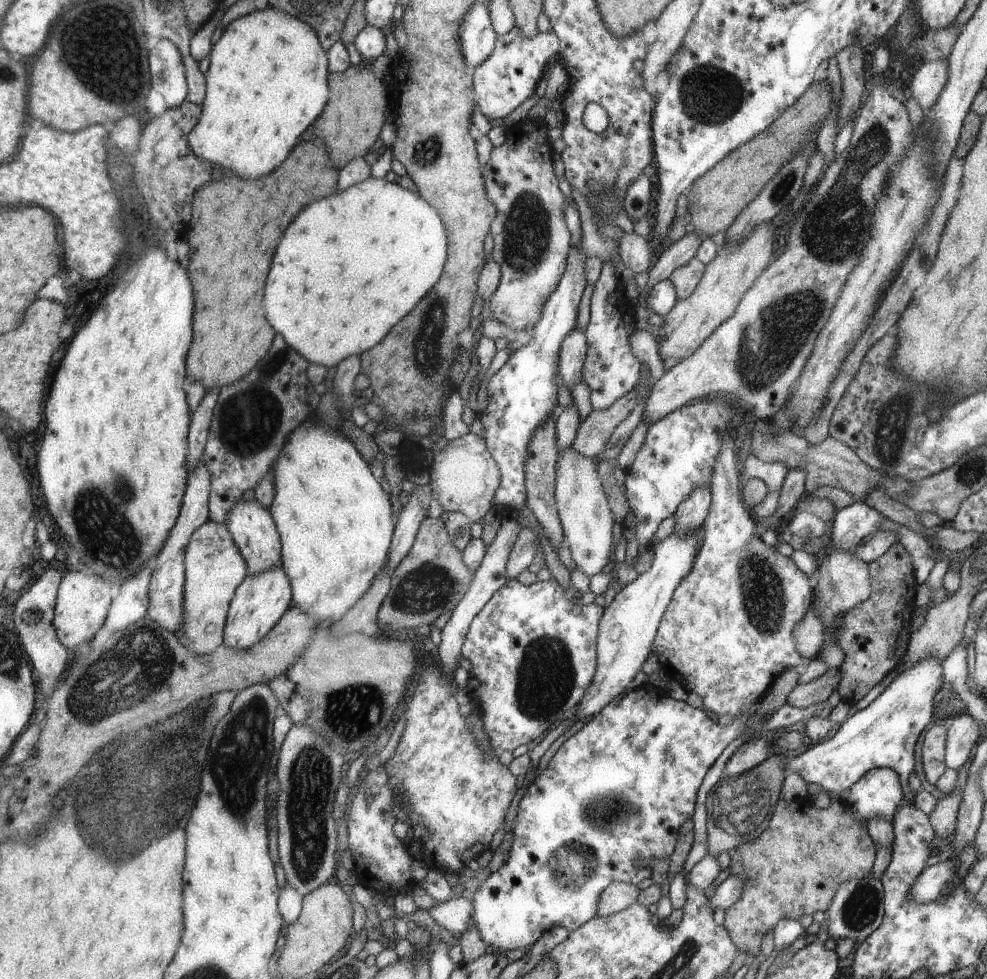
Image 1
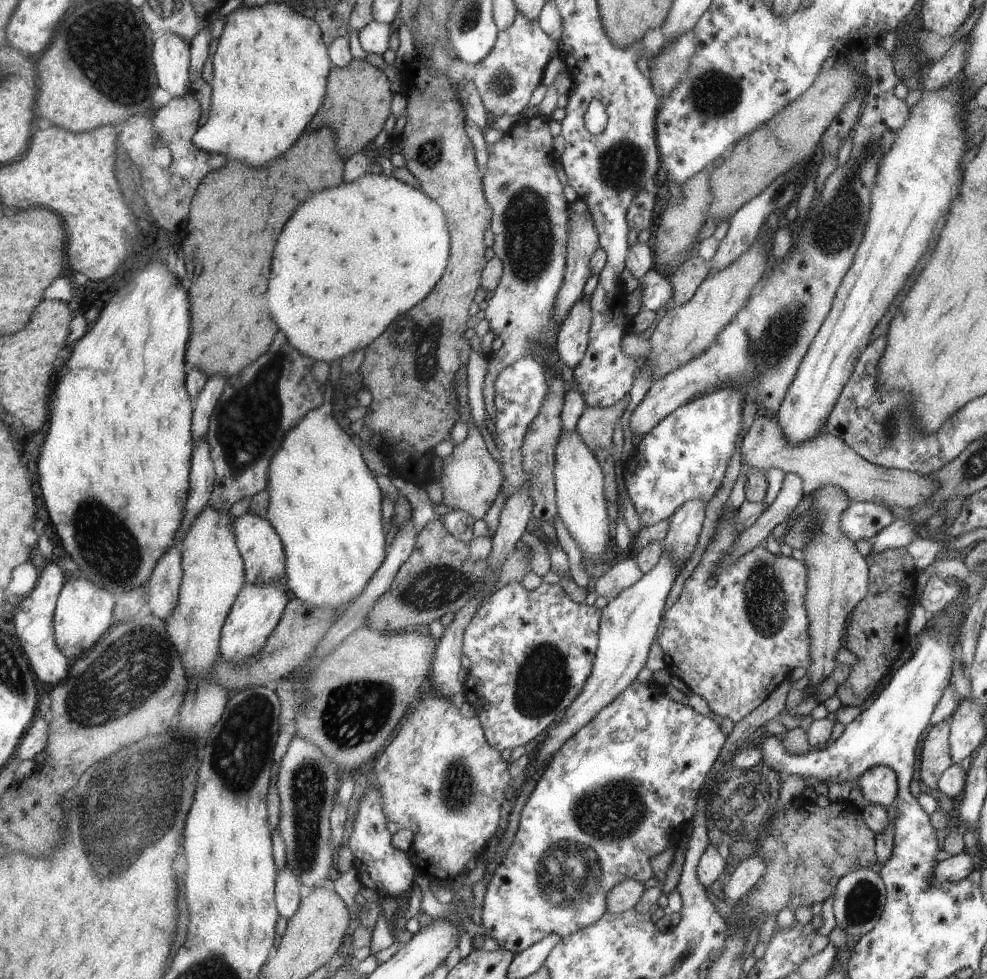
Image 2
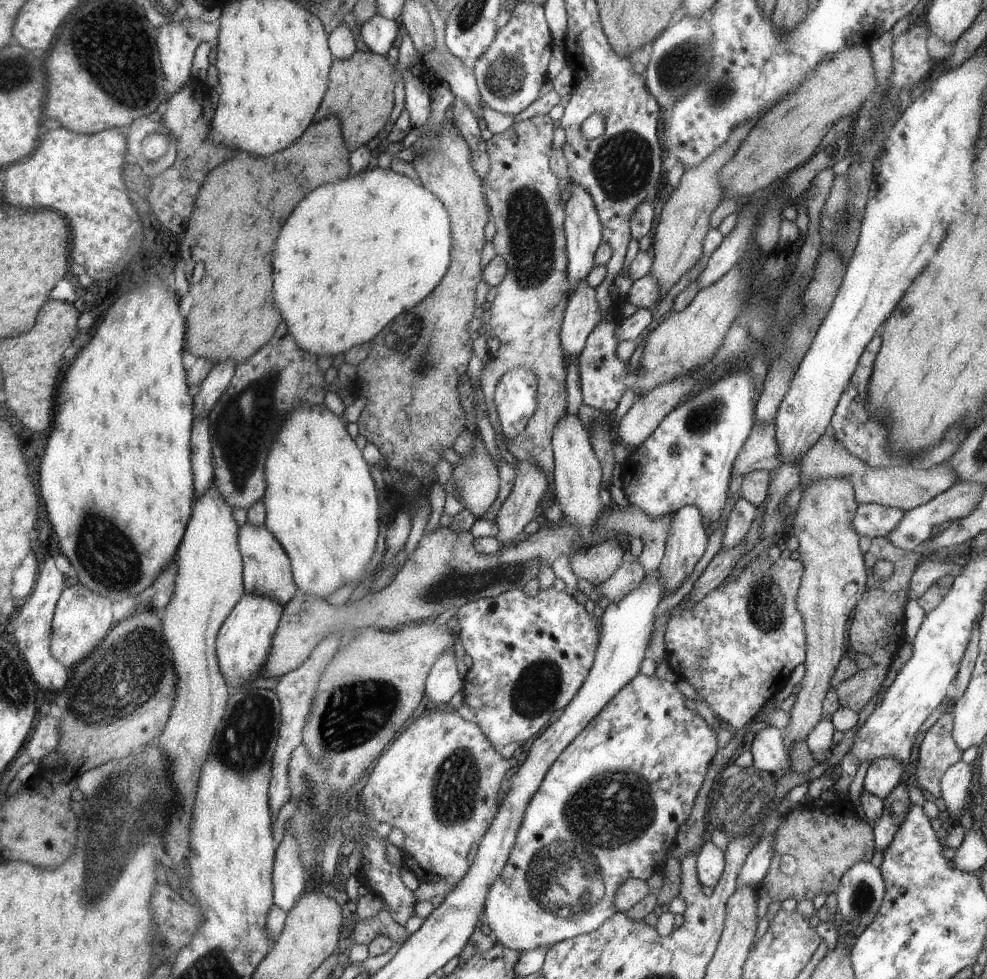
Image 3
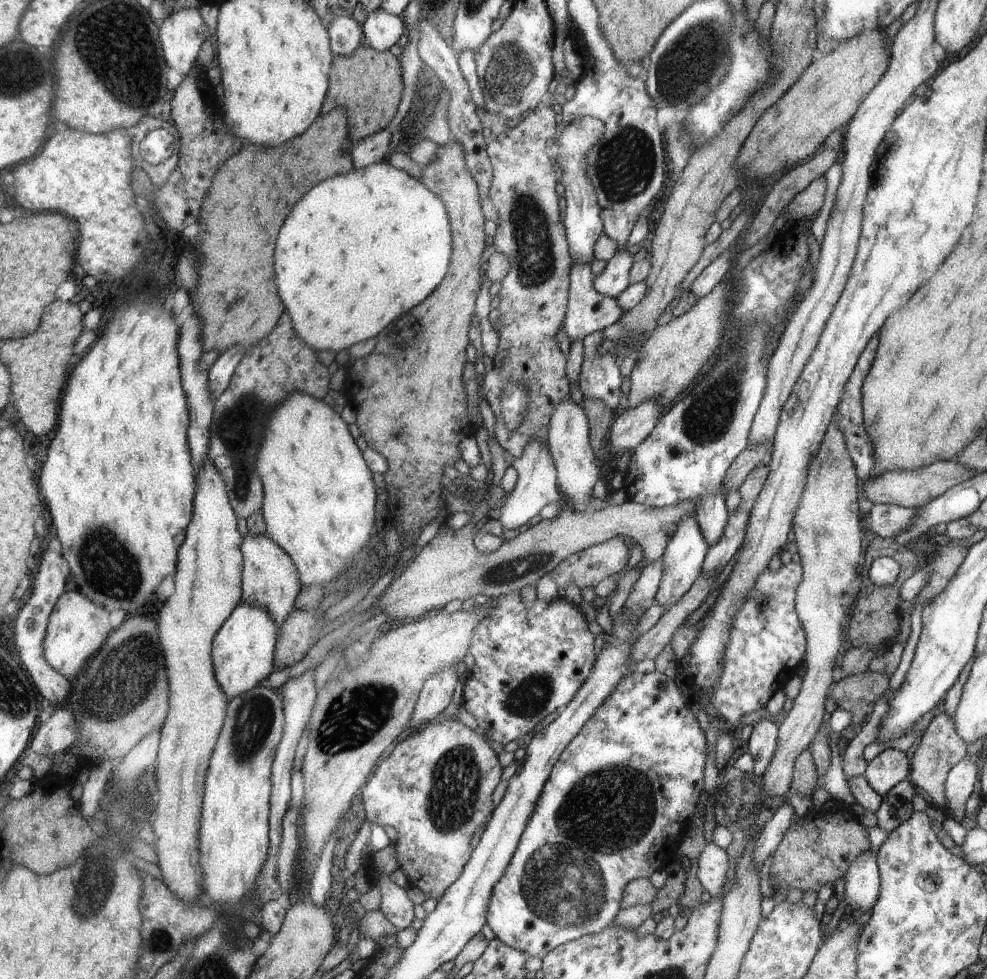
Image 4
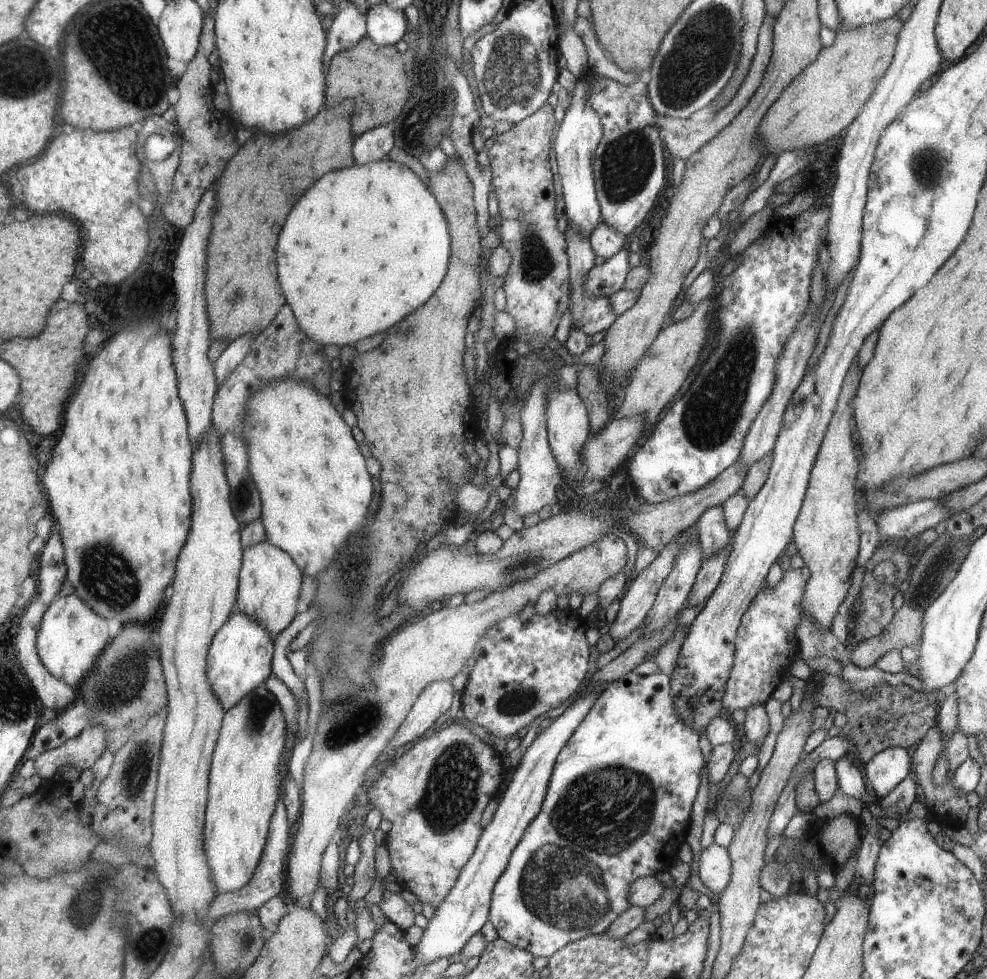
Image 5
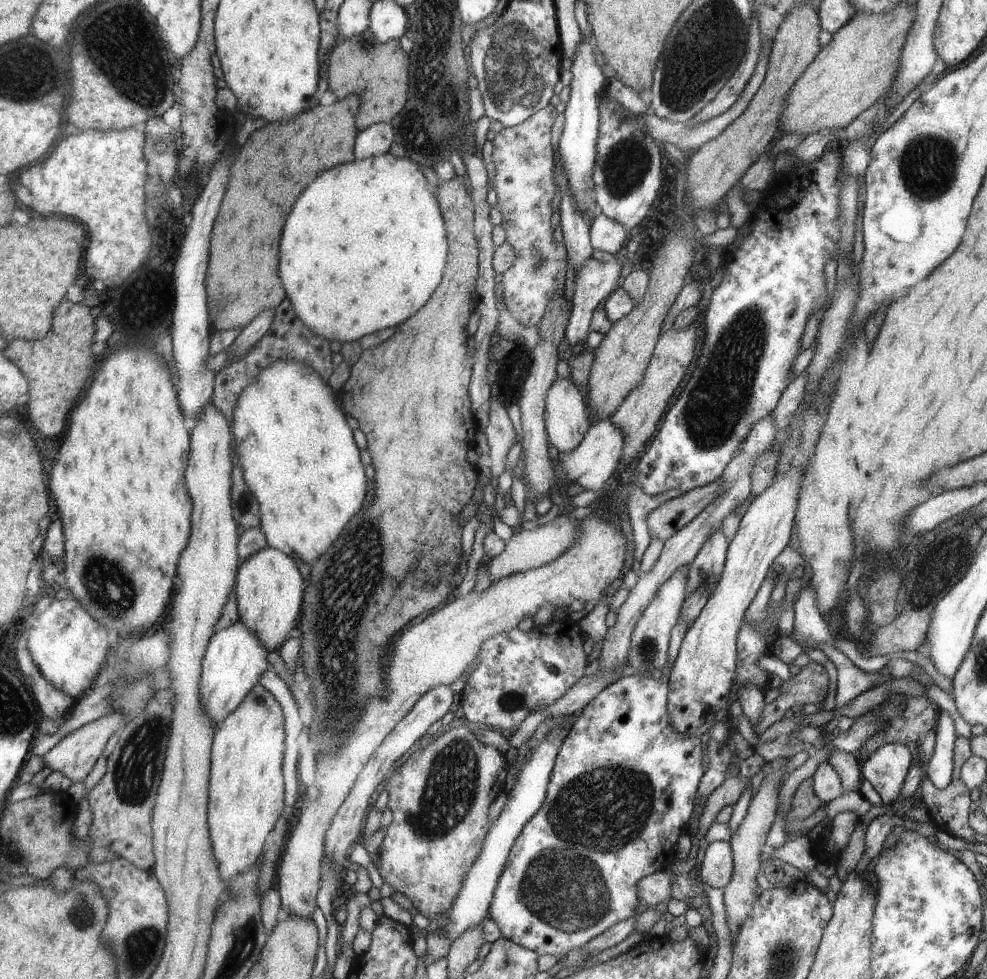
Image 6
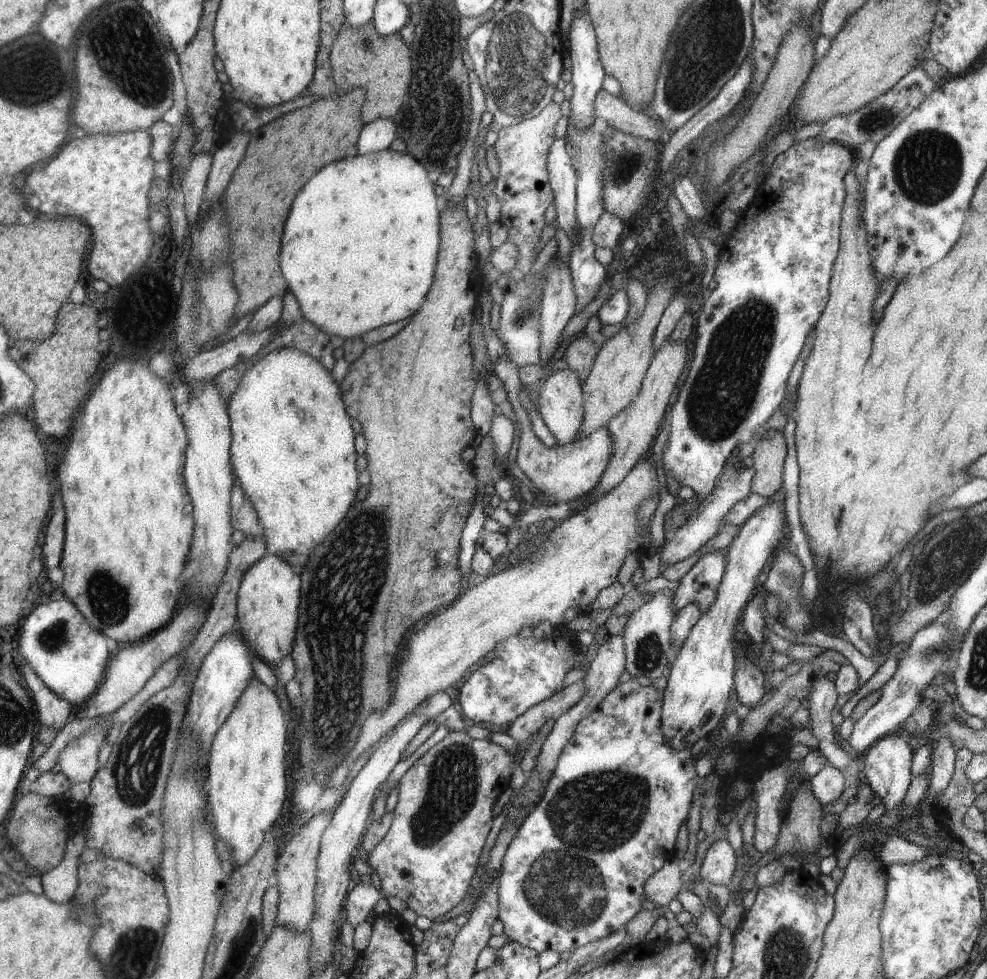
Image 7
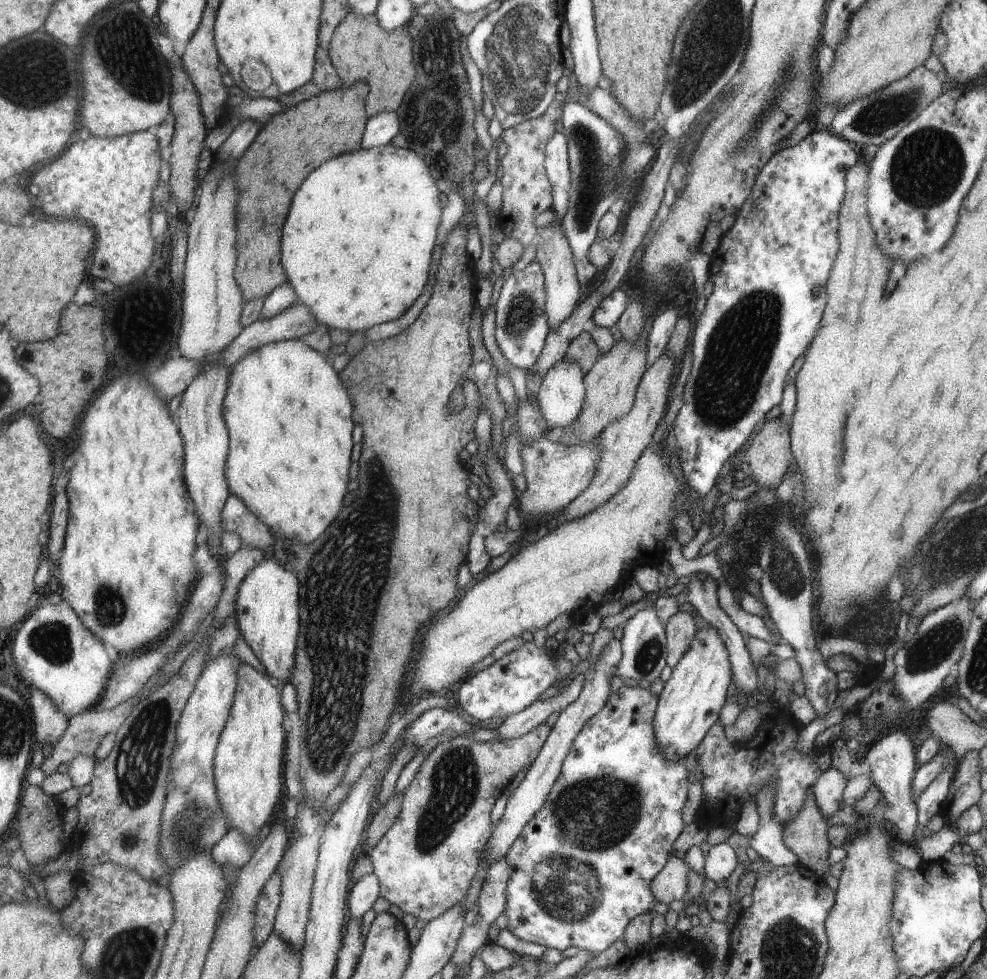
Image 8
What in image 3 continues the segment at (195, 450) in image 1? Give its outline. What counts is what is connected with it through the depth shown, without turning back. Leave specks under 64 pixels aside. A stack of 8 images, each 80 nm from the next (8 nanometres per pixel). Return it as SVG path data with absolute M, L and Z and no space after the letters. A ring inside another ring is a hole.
M227 359L216 364L209 376L202 382L201 390L194 401L195 417L209 415L219 399L229 390L236 371L236 360Z

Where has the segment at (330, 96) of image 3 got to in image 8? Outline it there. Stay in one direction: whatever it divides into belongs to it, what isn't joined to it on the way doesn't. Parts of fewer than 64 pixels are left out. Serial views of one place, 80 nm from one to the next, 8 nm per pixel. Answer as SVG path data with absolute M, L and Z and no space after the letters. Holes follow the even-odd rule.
M348 11L342 22L334 28L329 46L330 60L338 71L342 86L350 87L355 81L370 84L366 104L368 115L395 111L409 84L414 82L416 68L411 64L411 38L405 27L406 24L386 31L379 26L378 18L374 14L361 16Z

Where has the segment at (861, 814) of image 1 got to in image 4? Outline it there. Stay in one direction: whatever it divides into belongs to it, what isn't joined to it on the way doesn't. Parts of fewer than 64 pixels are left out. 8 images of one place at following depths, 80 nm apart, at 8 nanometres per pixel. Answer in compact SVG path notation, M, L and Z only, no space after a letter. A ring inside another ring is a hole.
M895 748L884 749L866 764L862 776L869 786L883 796L909 772L909 760L903 751Z

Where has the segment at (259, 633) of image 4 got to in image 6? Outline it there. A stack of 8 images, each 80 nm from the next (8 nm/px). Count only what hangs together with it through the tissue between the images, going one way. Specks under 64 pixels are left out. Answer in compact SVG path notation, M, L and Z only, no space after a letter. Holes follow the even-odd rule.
M241 621L213 636L203 659L201 684L202 704L214 721L221 724L250 694L263 669L269 666L267 655L256 634Z

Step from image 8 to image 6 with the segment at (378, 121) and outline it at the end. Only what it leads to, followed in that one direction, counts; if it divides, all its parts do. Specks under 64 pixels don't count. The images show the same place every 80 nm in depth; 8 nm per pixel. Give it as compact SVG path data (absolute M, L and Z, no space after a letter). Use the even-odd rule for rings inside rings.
M390 122L372 124L358 131L354 140L354 158L363 160L387 153L391 142L394 142L394 132Z

